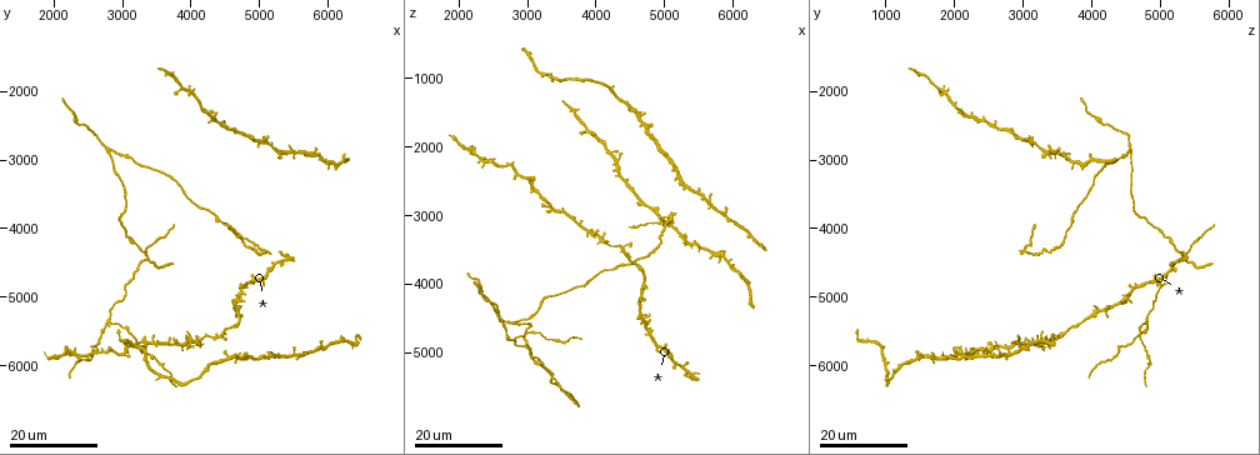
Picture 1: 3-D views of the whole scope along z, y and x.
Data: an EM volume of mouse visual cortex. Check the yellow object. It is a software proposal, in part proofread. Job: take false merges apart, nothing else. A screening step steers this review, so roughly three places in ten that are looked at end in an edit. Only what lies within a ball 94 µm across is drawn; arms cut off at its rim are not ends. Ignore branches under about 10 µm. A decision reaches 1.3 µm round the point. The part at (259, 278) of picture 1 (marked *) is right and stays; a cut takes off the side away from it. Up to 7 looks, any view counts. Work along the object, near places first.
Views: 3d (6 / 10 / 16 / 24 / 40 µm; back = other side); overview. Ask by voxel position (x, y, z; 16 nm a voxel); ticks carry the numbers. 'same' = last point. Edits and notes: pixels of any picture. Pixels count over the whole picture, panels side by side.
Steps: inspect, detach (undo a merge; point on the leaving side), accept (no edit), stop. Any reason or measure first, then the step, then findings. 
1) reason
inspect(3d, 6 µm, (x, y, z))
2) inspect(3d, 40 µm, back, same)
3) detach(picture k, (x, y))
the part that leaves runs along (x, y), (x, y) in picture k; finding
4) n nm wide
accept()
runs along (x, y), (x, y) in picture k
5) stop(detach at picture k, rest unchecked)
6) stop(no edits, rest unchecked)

four or more arms meet
inspect(3d, 24 µm, (3400, 4400, 5350))

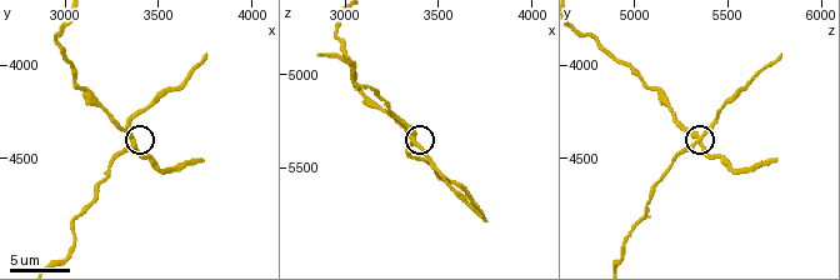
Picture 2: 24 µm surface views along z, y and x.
closer look
inspect(3d, 10 µm, (3380, 4400, 5340))

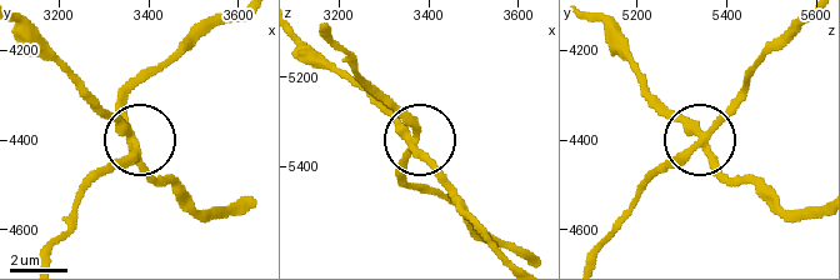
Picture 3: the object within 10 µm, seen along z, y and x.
4 arms
detach(picture 3, (115, 160))
a second neuron is stuck on

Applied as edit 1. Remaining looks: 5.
side arm on a straight run
inspect(3d, 16 µm, (2750, 2900, 4550))

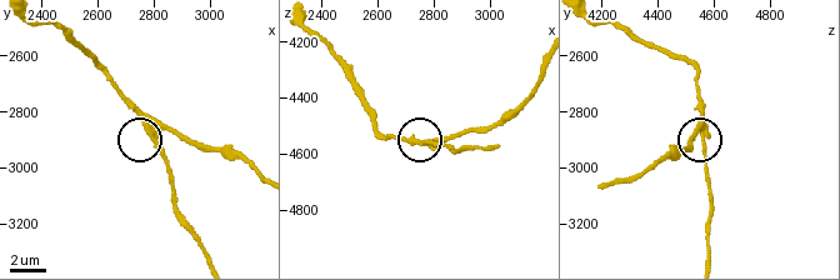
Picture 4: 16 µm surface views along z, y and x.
inspect(3d, 10 µm, (2790, 2860, 4570))

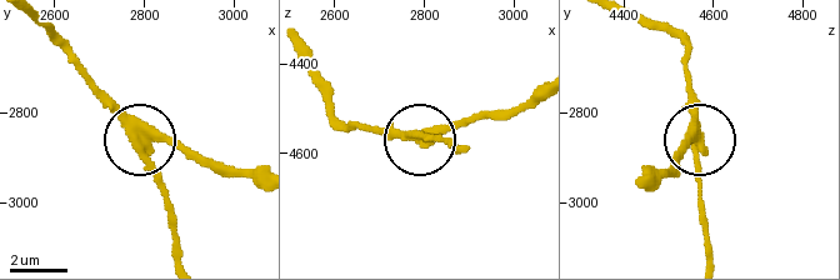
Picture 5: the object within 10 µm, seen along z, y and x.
3 arms
detach(picture 5, (175, 140))
two neurons meet here

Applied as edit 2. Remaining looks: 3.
stop(detach at picture 3, detach at picture 5, rest unchecked)

